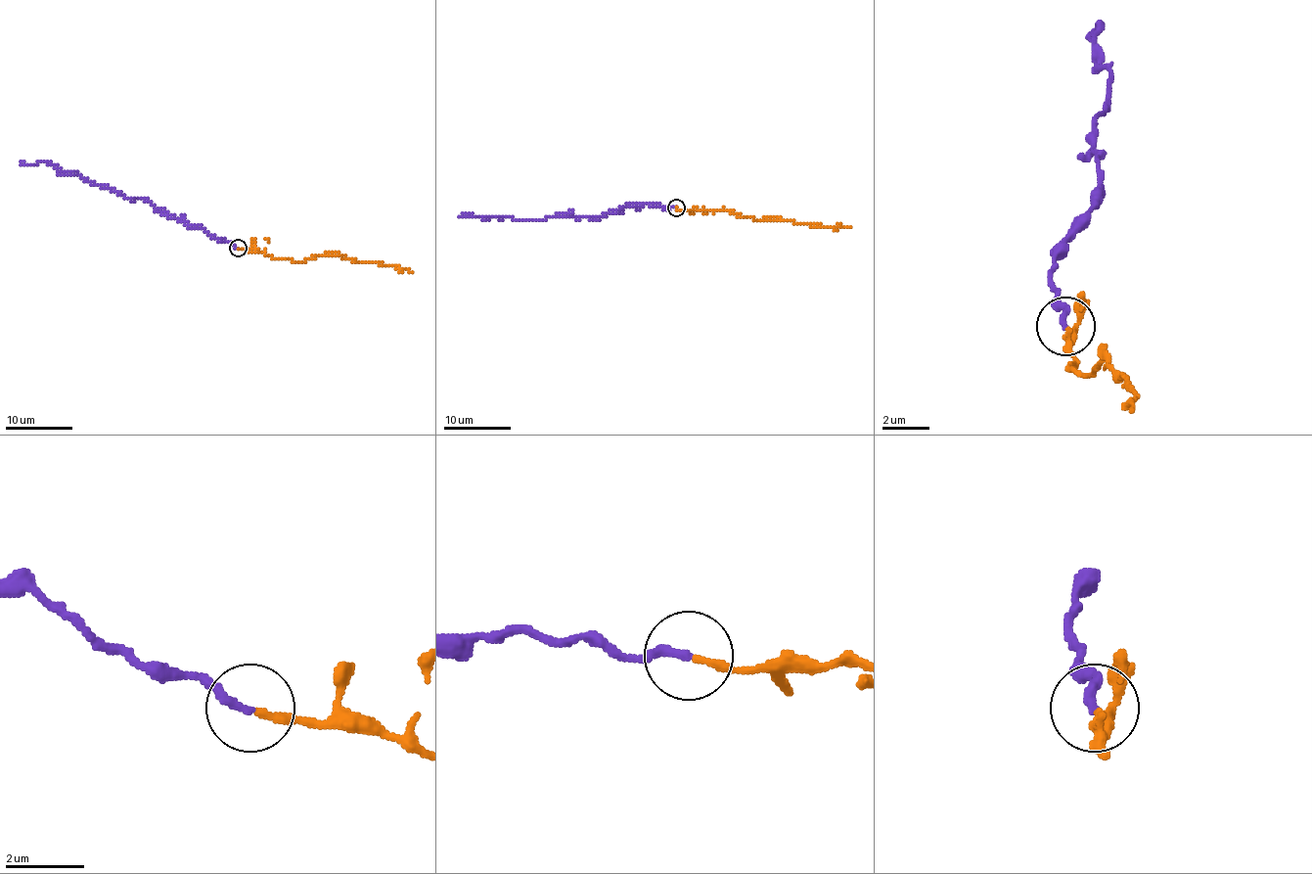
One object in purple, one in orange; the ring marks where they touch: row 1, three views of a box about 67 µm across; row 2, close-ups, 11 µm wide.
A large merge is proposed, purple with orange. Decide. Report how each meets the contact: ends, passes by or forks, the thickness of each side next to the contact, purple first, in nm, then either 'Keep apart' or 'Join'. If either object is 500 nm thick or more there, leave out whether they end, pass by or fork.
At the ring purple ends. At the ring orange ends. Thickness 220 nm (purple) against 180 nm. Keep apart

